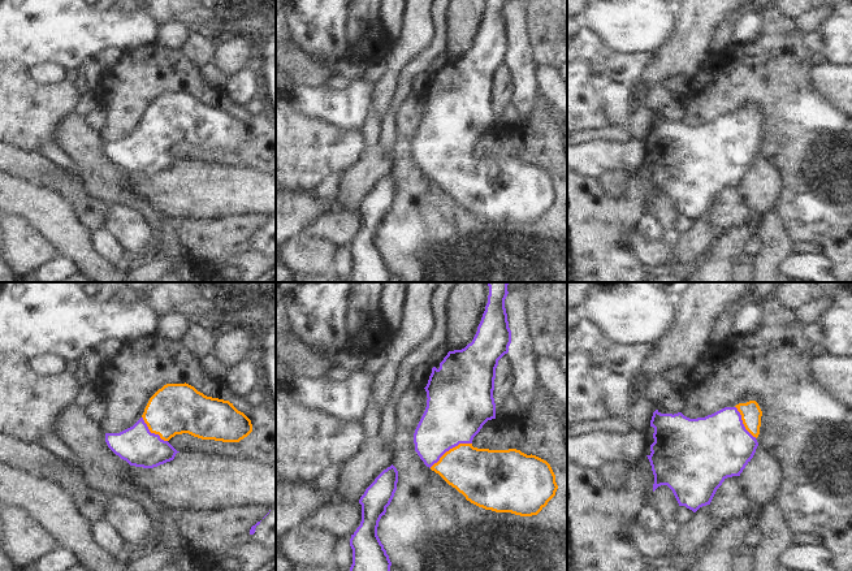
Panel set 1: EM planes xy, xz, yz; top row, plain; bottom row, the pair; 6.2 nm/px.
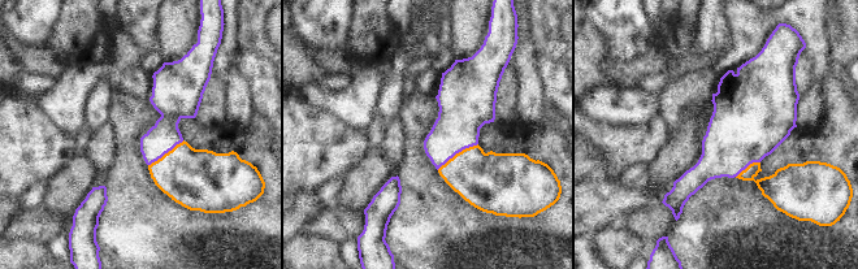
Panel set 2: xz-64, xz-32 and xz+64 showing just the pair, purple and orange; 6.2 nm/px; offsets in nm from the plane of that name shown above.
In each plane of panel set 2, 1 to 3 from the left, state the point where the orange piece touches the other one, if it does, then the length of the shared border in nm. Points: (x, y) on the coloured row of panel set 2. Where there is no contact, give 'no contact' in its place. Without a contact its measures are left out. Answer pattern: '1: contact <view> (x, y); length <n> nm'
1: contact xz-64 (165, 152); length 280 nm
2: contact xz-32 (456, 152); length 300 nm
3: contact xz+64 (748, 165); length 180 nm

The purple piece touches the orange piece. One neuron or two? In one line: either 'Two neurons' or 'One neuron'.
One neuron

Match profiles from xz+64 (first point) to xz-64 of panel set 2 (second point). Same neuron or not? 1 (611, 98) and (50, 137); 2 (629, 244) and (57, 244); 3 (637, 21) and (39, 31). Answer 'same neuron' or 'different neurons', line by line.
1: different neurons
2: different neurons
3: same neuron

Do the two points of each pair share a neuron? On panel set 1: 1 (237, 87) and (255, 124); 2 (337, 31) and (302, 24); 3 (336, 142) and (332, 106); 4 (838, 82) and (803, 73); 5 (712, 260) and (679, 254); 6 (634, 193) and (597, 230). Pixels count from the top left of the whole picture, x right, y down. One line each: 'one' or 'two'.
1: two
2: one
3: two
4: two
5: two
6: one

